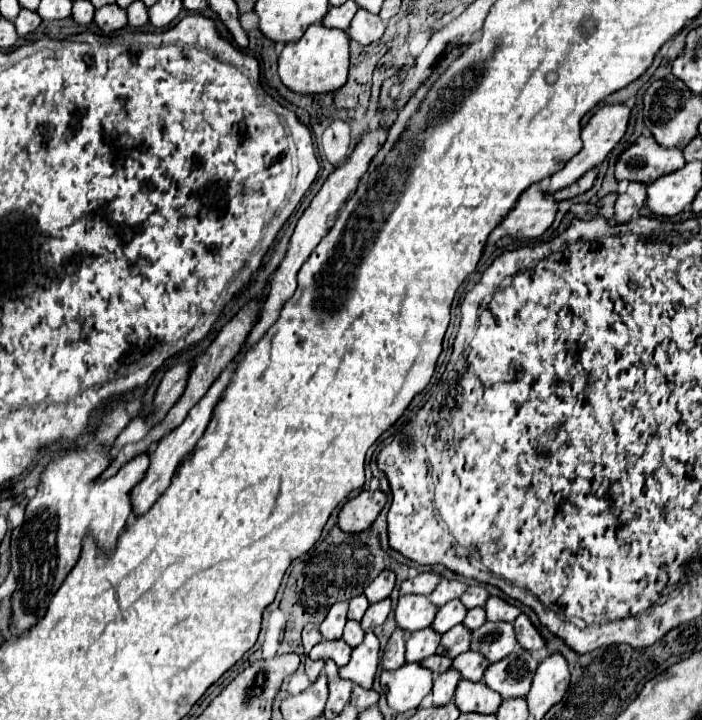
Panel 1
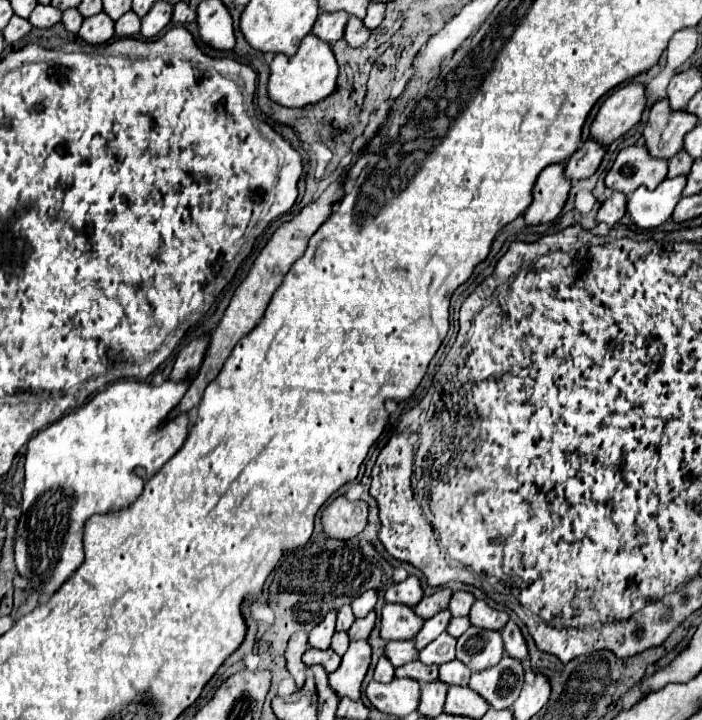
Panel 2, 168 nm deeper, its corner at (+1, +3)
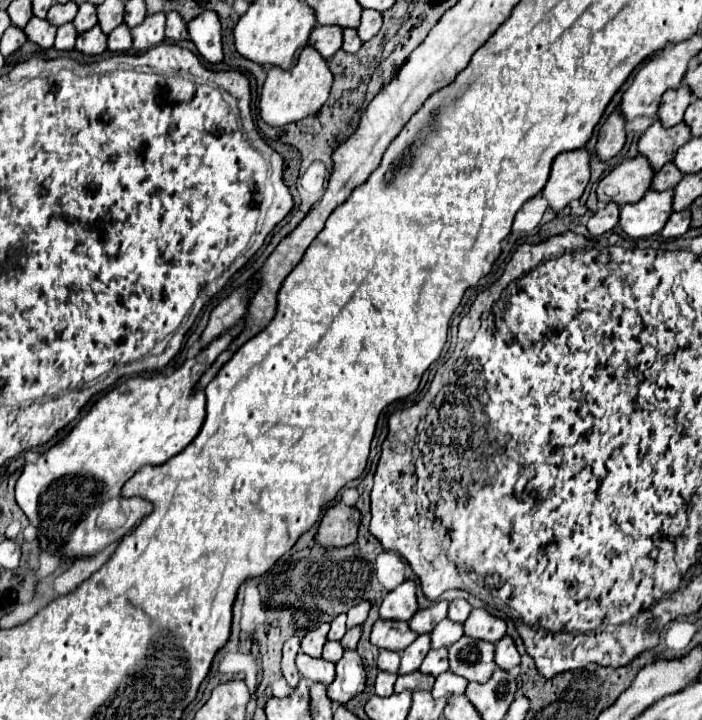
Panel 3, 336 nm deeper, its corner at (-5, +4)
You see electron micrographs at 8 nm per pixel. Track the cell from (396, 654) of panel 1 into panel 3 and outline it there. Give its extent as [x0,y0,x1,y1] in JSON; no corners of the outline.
[374,671,396,697]

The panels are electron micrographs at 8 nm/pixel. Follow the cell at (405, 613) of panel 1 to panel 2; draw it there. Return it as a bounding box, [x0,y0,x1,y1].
[380,604,424,640]

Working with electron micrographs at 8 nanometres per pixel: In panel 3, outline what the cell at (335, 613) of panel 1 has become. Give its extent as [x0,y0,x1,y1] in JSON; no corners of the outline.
[302,623,330,657]

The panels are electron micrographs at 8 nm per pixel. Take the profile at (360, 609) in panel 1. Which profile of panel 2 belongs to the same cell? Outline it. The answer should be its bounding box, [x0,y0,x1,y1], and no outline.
[336,606,354,632]

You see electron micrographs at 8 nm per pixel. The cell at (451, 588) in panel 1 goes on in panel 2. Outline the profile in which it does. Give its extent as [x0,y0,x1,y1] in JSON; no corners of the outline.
[414,588,452,620]

